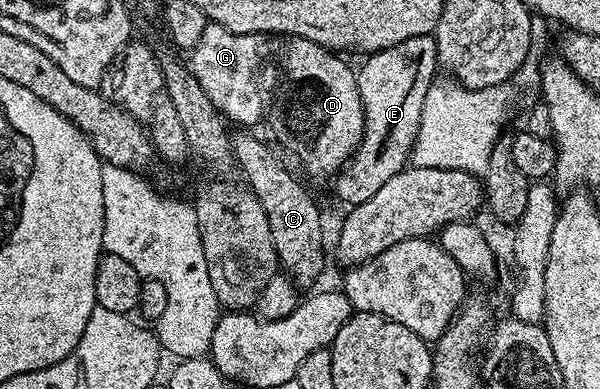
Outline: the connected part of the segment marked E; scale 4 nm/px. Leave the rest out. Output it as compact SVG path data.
M436 37L406 38L406 42L373 52L365 60L368 61L356 72L358 94L364 107L364 133L352 159L334 177L336 196L347 206L374 198L379 188L390 182L394 174L403 172L409 163L424 99L432 89L432 75L438 72Z

